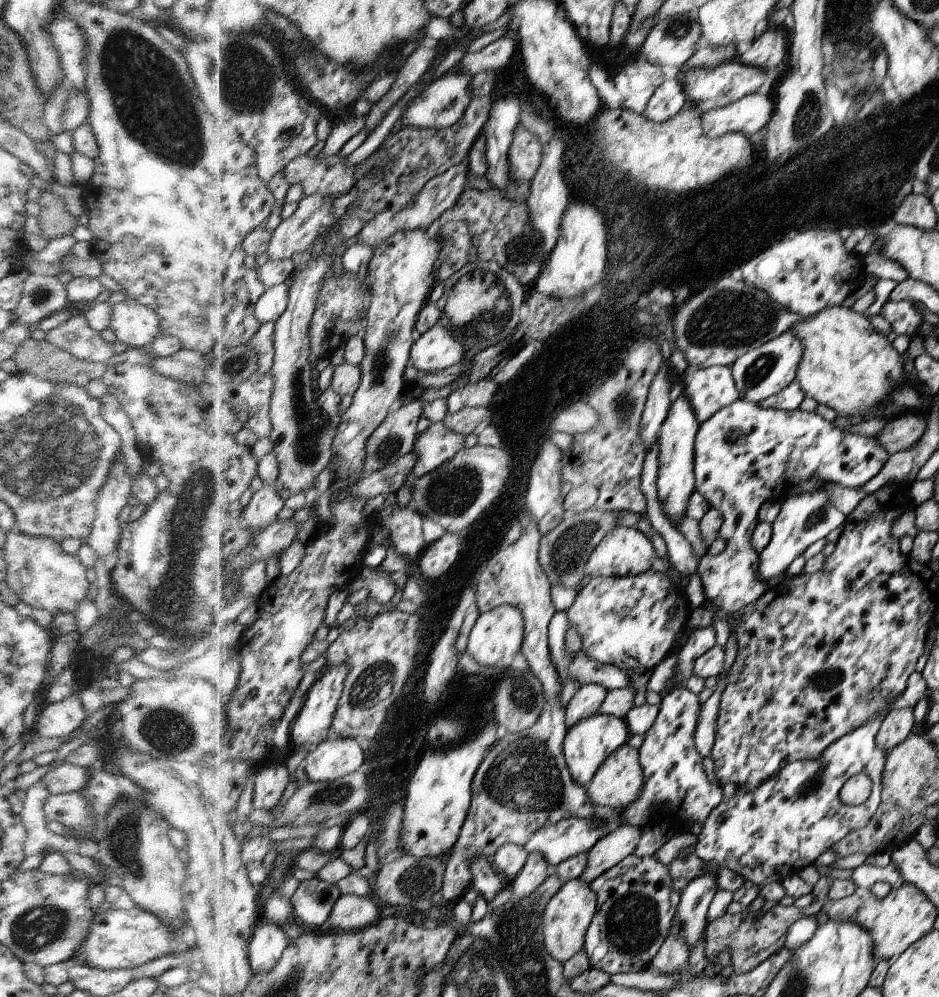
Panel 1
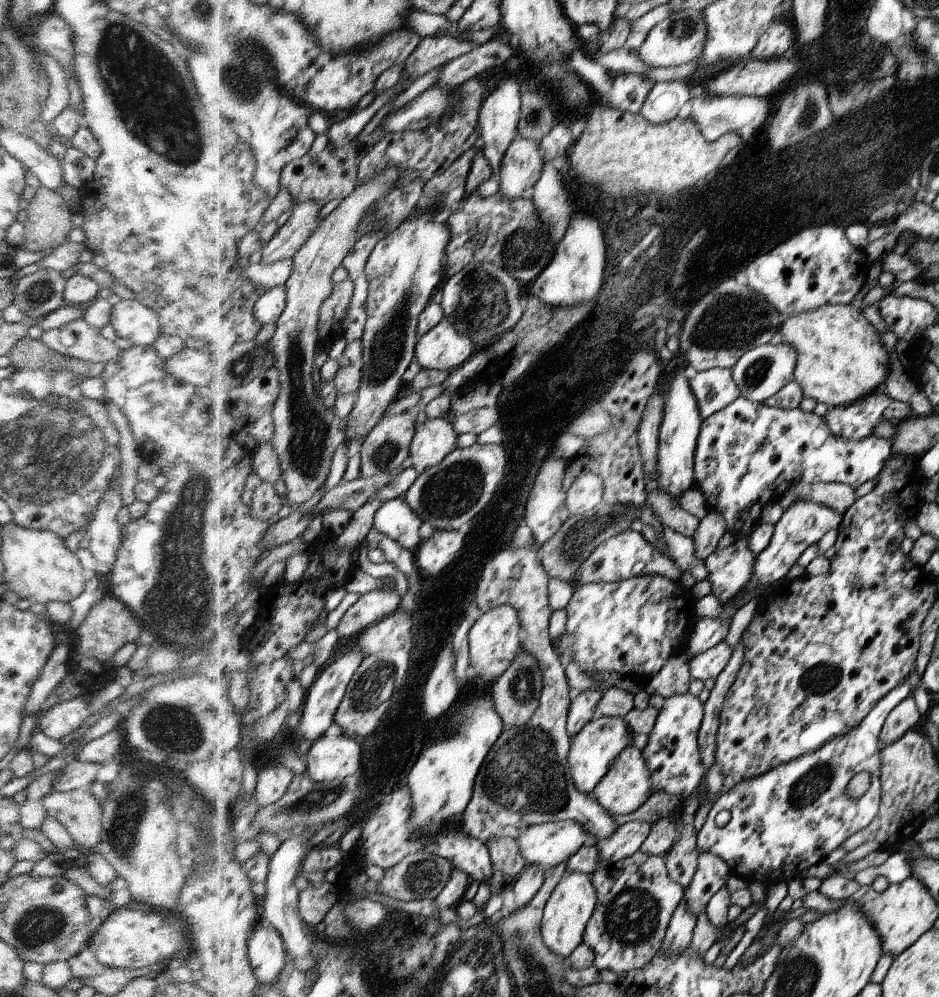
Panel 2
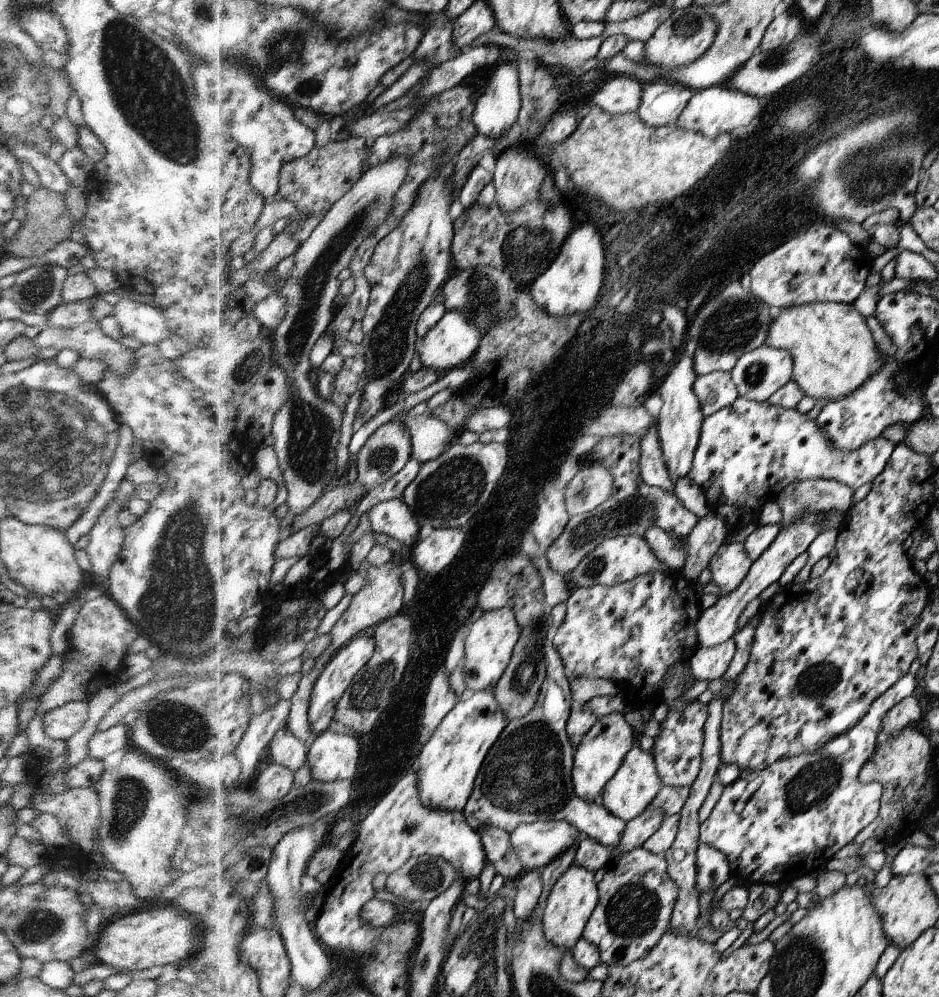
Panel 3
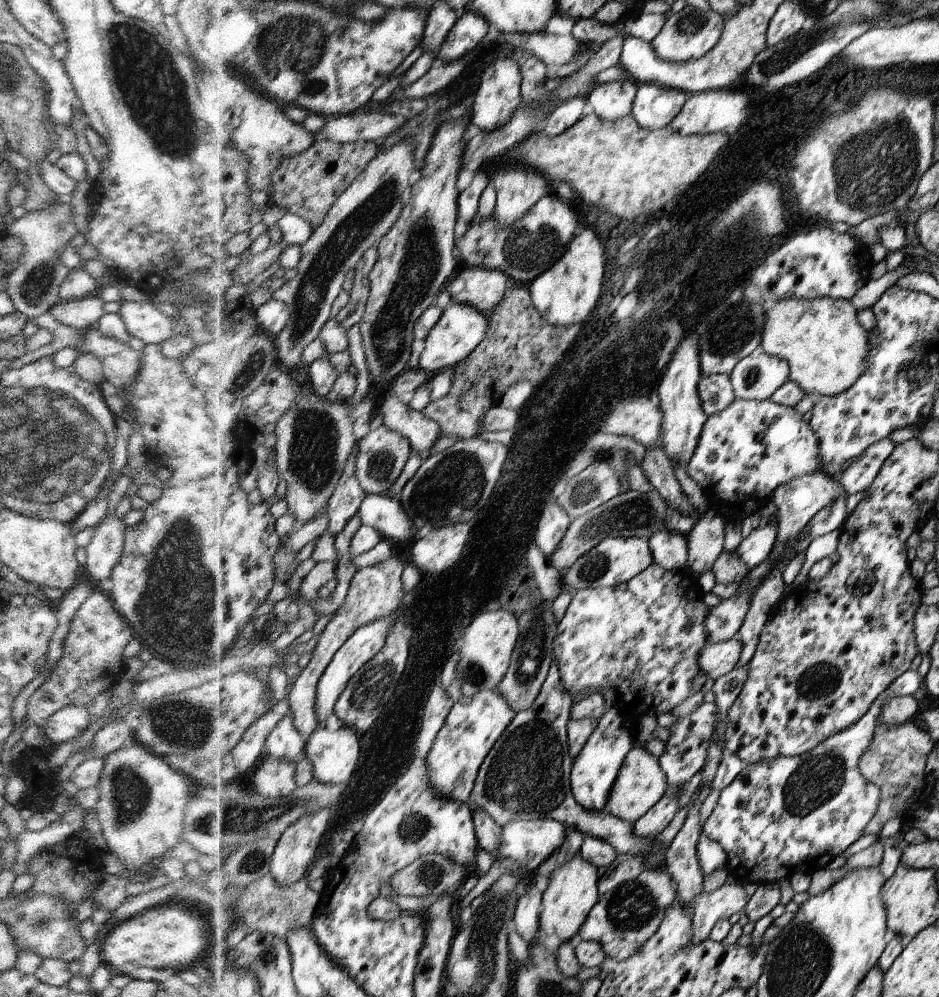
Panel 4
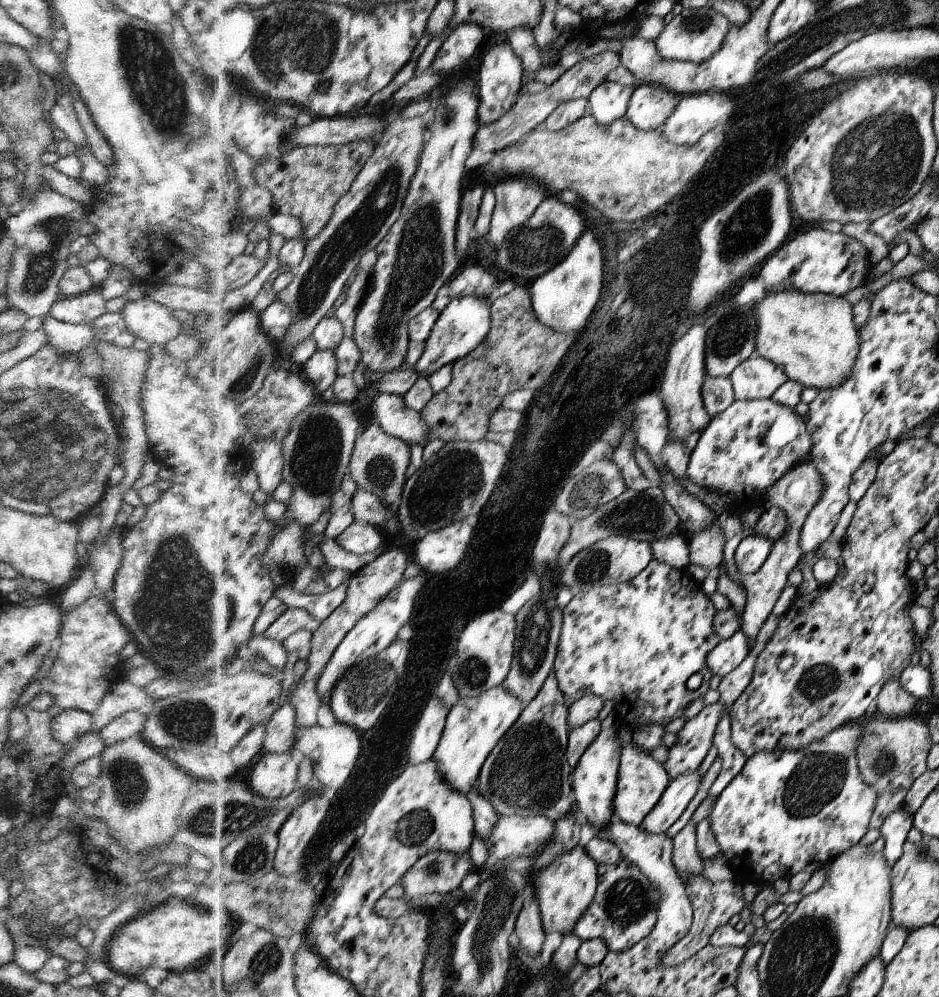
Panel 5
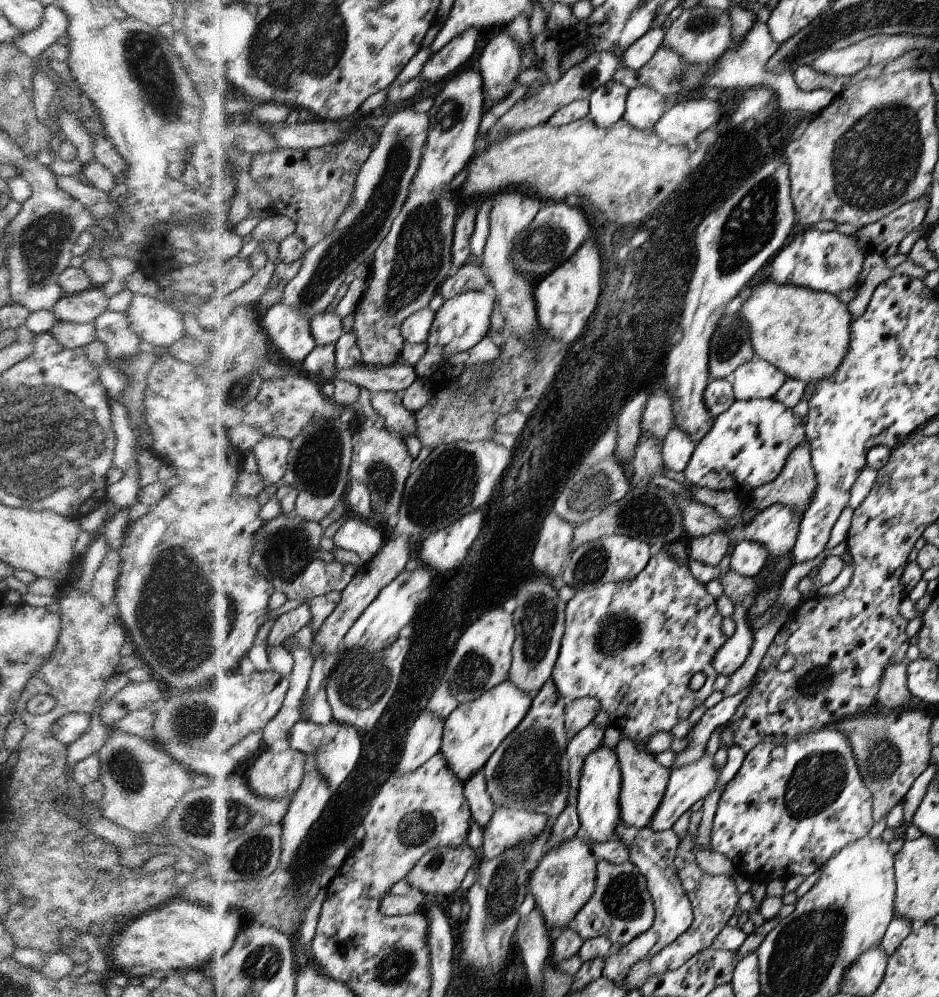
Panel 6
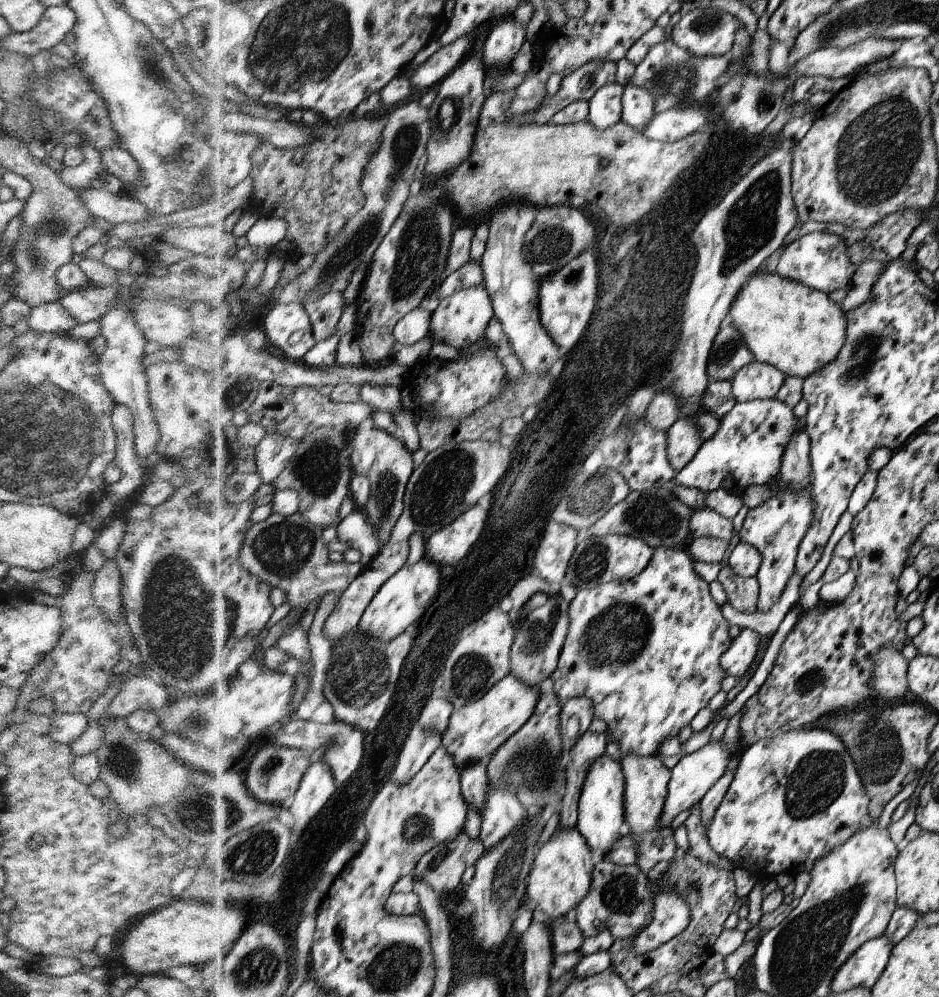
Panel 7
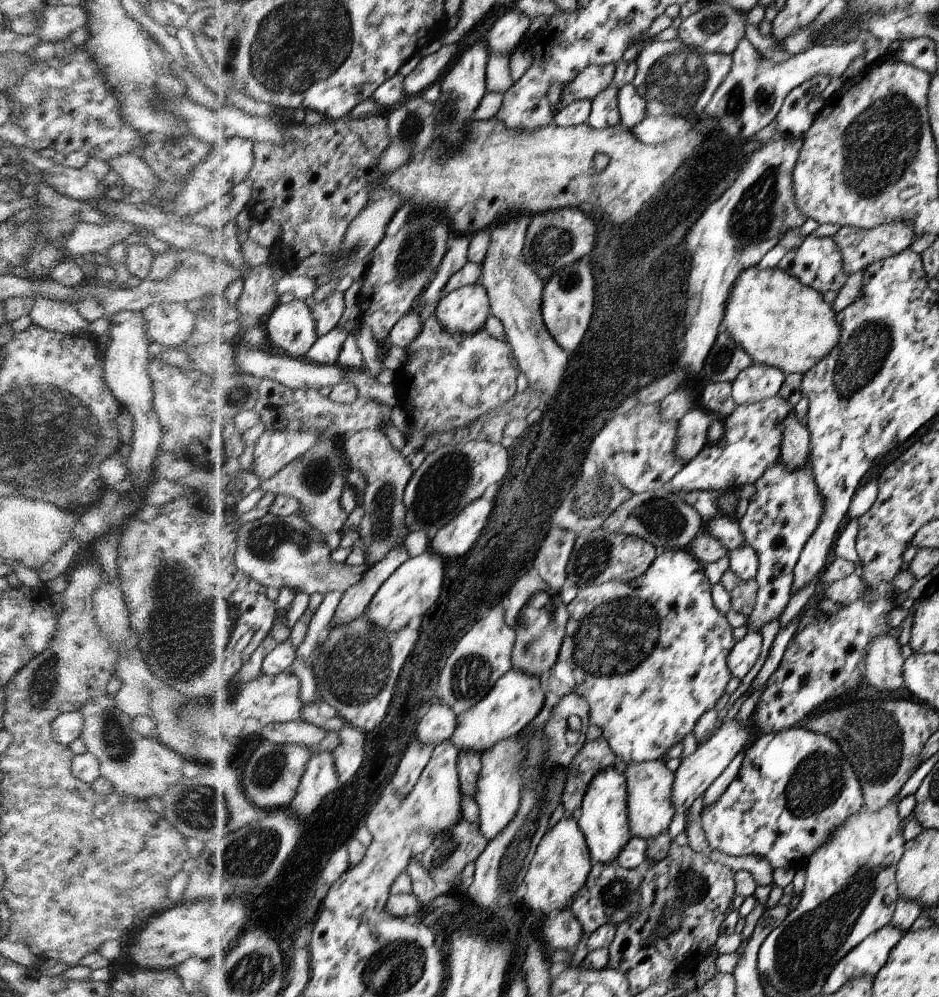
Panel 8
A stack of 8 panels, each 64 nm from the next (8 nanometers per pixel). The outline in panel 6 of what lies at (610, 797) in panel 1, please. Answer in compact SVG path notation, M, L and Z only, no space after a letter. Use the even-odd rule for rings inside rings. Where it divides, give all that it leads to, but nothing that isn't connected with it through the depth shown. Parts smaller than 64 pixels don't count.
M622 736L619 740L618 751L622 772L625 776L620 798L620 820L622 823L637 829L648 827L664 800L672 772L665 765L662 765L654 754L649 753L648 750L639 749L637 744L626 736Z

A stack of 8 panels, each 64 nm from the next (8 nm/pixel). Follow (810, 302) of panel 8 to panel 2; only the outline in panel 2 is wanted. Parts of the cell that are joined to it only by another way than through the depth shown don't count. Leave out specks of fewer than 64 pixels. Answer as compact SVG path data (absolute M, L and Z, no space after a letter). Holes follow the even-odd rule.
M848 303L847 305L831 305L827 304L817 308L816 310L810 311L808 313L798 313L797 315L789 315L789 317L779 326L777 331L776 341L788 341L794 348L800 353L800 358L797 360L797 368L793 374L793 380L796 381L800 388L802 388L803 393L806 397L816 399L817 402L822 402L822 404L827 404L828 407L847 407L848 405L857 403L860 399L865 399L868 395L872 395L877 391L877 389L882 390L883 384L889 378L890 372L890 354L888 351L884 350L882 346L882 340L876 332L876 328L862 316L862 312Z

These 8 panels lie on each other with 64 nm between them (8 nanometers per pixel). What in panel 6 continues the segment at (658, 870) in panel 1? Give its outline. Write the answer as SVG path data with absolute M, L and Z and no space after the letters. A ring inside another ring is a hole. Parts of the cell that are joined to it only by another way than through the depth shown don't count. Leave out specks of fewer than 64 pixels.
M630 859L619 865L597 861L596 881L593 898L581 908L570 926L583 941L604 935L615 948L620 948L653 927L656 922L653 895L649 891L645 875Z

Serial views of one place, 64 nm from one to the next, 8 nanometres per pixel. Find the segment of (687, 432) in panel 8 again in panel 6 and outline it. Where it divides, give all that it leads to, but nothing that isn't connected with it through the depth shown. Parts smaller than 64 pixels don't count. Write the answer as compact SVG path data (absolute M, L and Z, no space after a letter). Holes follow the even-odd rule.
M672 427L663 442L661 450L663 464L672 476L682 475L683 470L689 464L696 443L677 427Z

